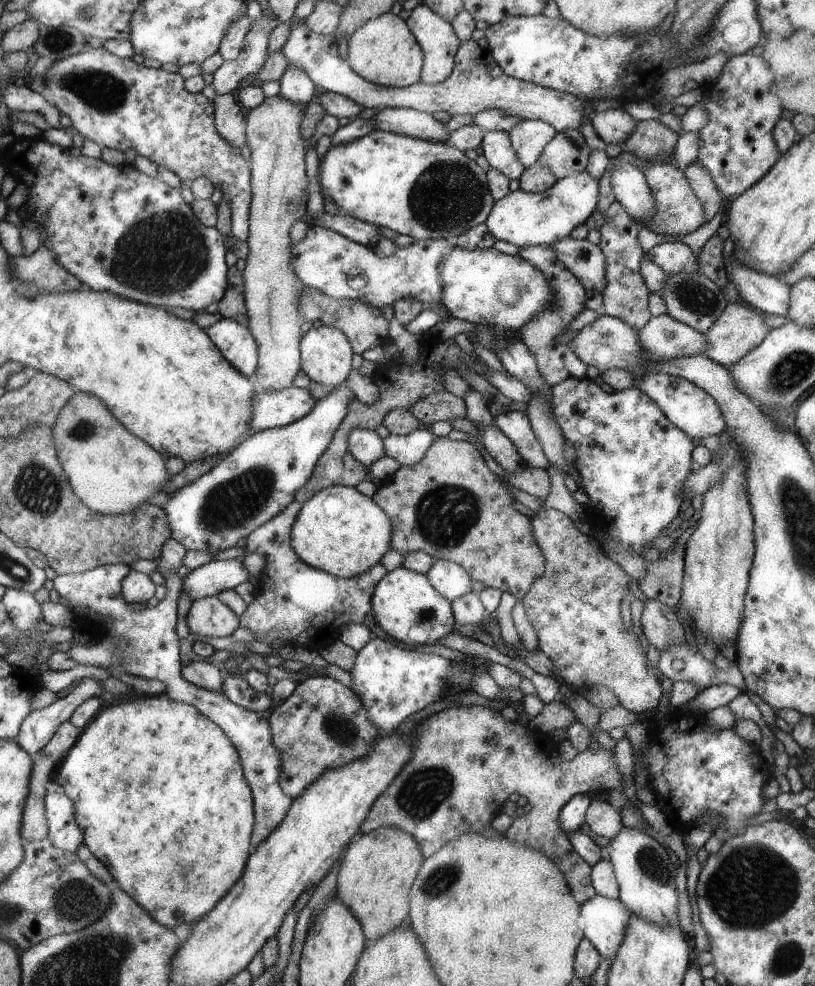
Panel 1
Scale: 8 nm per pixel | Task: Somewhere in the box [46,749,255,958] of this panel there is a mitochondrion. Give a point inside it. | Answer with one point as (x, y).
(74, 896)

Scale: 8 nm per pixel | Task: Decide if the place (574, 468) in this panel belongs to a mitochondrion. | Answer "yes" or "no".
no

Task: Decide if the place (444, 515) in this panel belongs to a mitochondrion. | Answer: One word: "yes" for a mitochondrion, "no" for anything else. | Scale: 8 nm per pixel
yes

